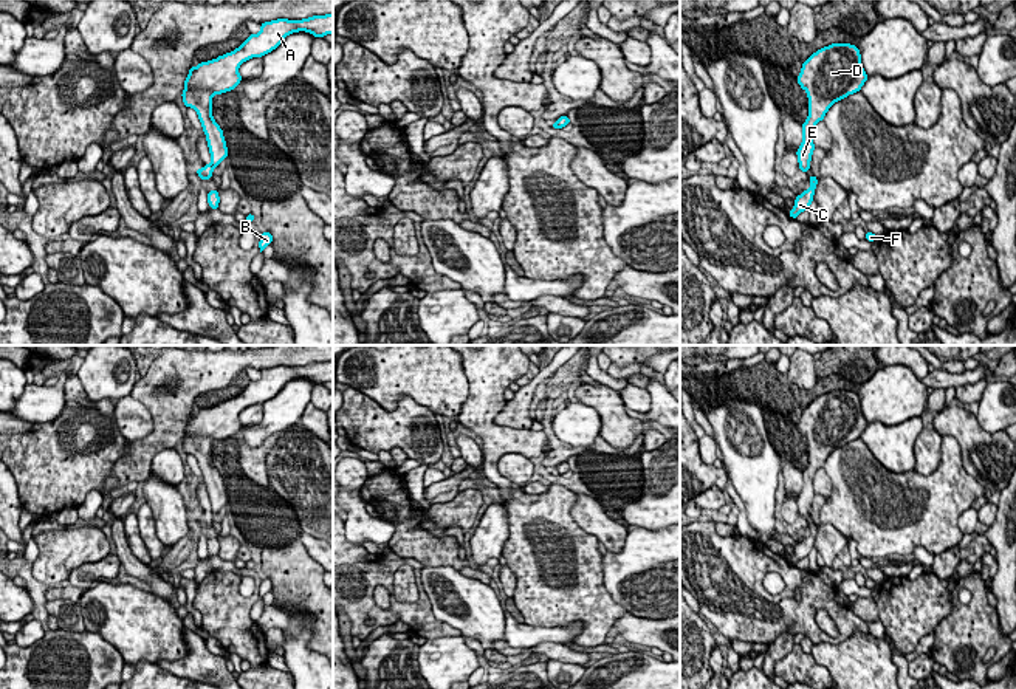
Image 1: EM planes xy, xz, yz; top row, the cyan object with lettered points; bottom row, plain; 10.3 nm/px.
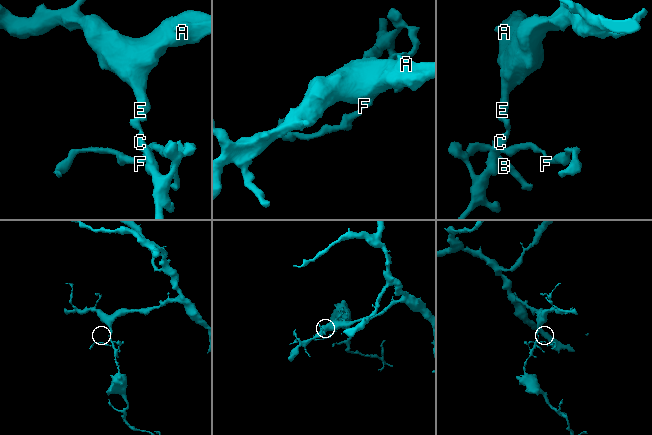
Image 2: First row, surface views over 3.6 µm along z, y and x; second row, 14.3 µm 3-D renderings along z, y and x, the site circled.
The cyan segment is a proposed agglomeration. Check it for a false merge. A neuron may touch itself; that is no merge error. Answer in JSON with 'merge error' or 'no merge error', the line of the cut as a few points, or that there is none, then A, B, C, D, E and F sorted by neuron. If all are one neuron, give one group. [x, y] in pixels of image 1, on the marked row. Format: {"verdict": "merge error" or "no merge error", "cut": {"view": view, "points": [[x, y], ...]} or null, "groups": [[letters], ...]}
{"verdict": "merge error", "cut": {"view": "xy", "points": [[209, 164], [214, 167]]}, "groups": [["A", "D", "E"], ["B", "C", "F"]]}

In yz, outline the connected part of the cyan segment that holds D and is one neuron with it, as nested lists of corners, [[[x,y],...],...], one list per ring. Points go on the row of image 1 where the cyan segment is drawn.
[[[850,43],[824,46],[802,63],[798,84],[807,91],[808,118],[802,124],[802,142],[796,150],[801,172],[810,167],[815,125],[824,121],[836,101],[860,91],[866,81],[860,50]]]

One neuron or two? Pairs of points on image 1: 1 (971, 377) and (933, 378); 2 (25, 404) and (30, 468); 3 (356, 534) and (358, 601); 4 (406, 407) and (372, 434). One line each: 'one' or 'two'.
1: one
2: two
3: two
4: one

